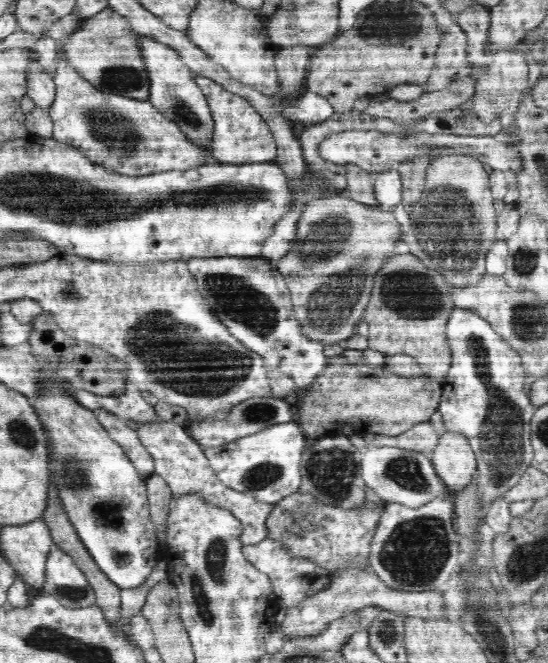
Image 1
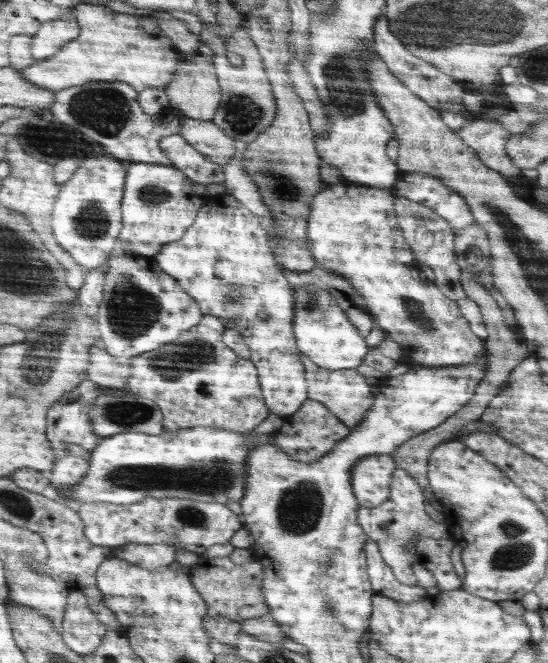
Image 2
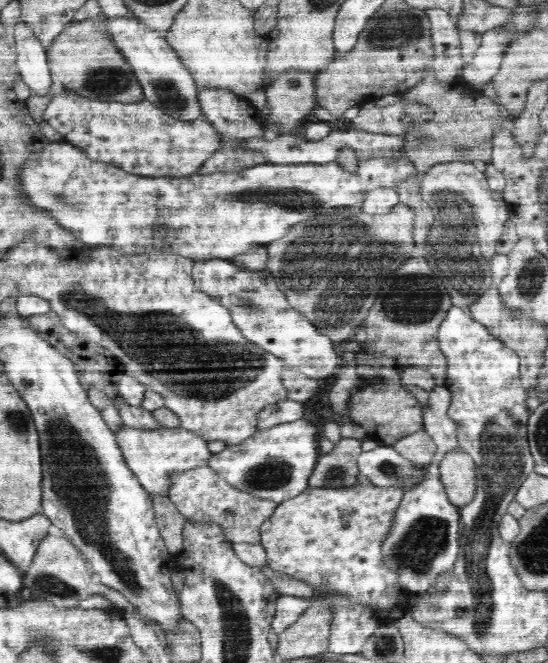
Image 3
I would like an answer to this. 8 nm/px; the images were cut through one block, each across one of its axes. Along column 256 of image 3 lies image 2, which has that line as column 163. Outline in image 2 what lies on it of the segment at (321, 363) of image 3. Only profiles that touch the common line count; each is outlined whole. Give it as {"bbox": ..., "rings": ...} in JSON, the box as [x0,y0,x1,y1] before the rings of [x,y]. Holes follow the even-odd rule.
{"bbox":[98,254,200,362],"rings":[[[111,254],[109,257],[108,276],[104,278],[104,289],[102,289],[102,300],[99,306],[98,328],[100,328],[99,337],[104,342],[105,351],[112,354],[120,362],[130,362],[134,356],[150,352],[160,348],[162,344],[172,344],[182,333],[191,330],[200,323],[200,308],[198,303],[192,299],[172,276],[164,274],[156,260],[152,256],[148,258],[138,258],[124,254]]]}

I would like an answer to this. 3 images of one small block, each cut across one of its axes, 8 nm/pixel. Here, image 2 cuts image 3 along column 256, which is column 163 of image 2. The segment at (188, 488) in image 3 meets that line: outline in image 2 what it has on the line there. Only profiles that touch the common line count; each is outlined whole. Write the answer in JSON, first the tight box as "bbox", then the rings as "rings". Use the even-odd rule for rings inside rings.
{"bbox":[75,496,244,557],"rings":[[[147,496],[144,500],[134,504],[114,503],[84,503],[75,506],[81,521],[84,523],[84,537],[92,544],[111,549],[123,544],[158,544],[180,545],[182,548],[204,557],[208,548],[215,544],[228,544],[234,534],[244,527],[238,515],[230,511],[225,504],[218,504],[211,501],[188,500],[187,498],[156,498]]]}

